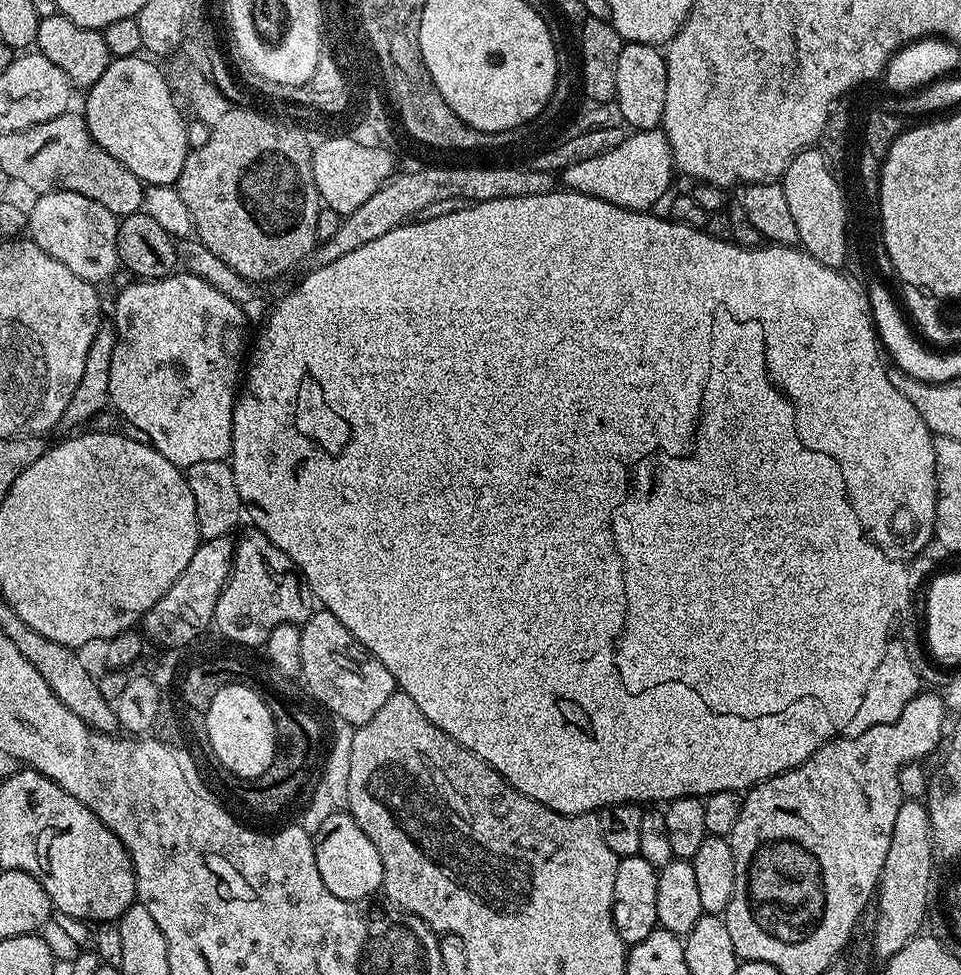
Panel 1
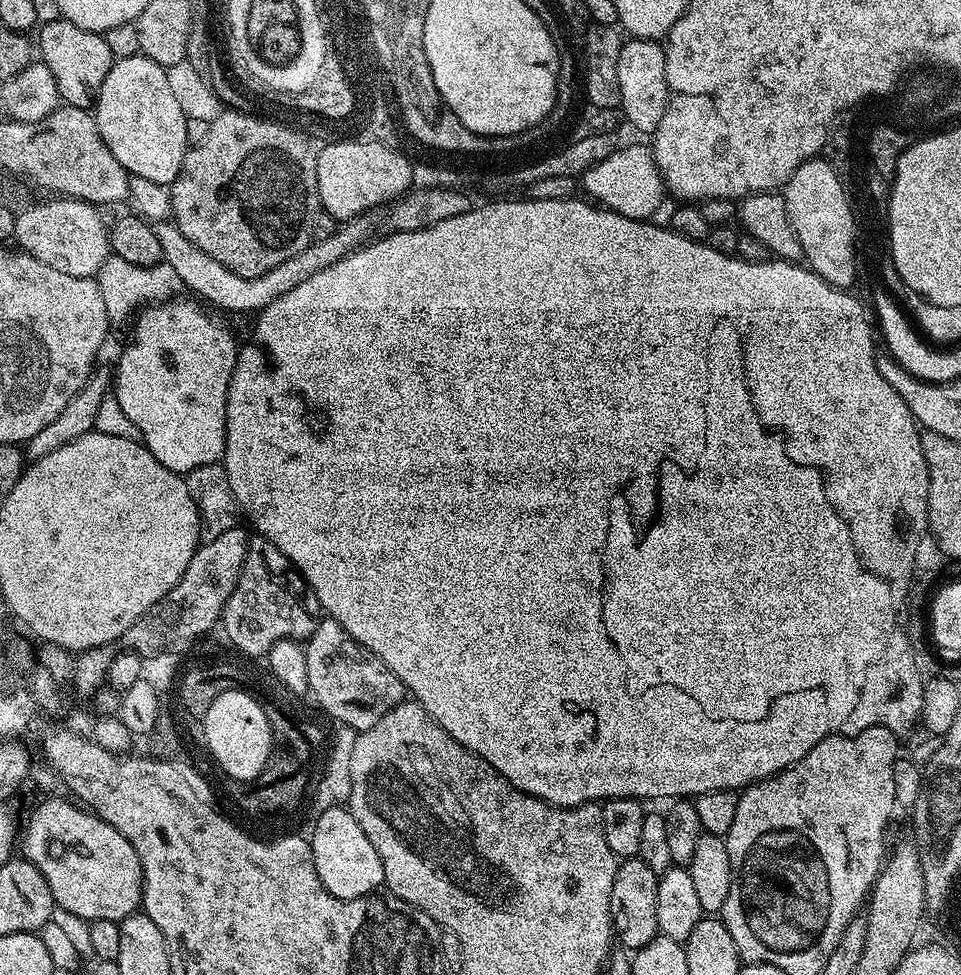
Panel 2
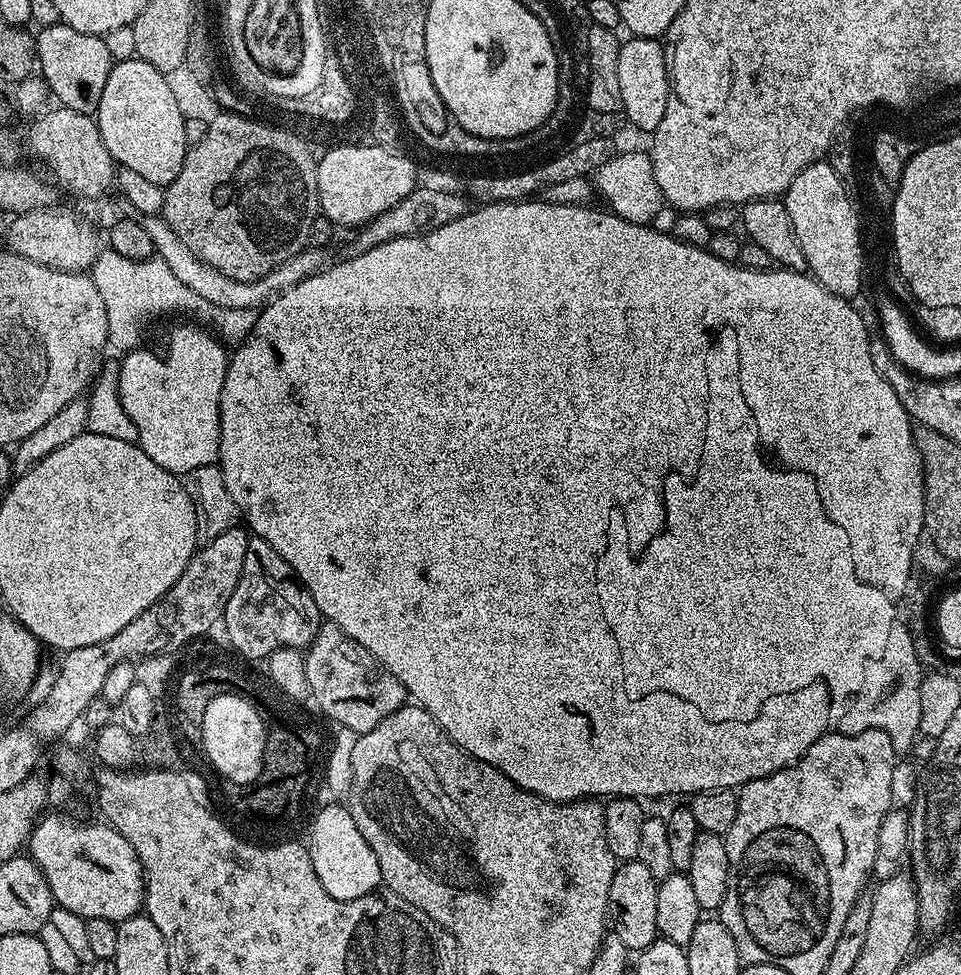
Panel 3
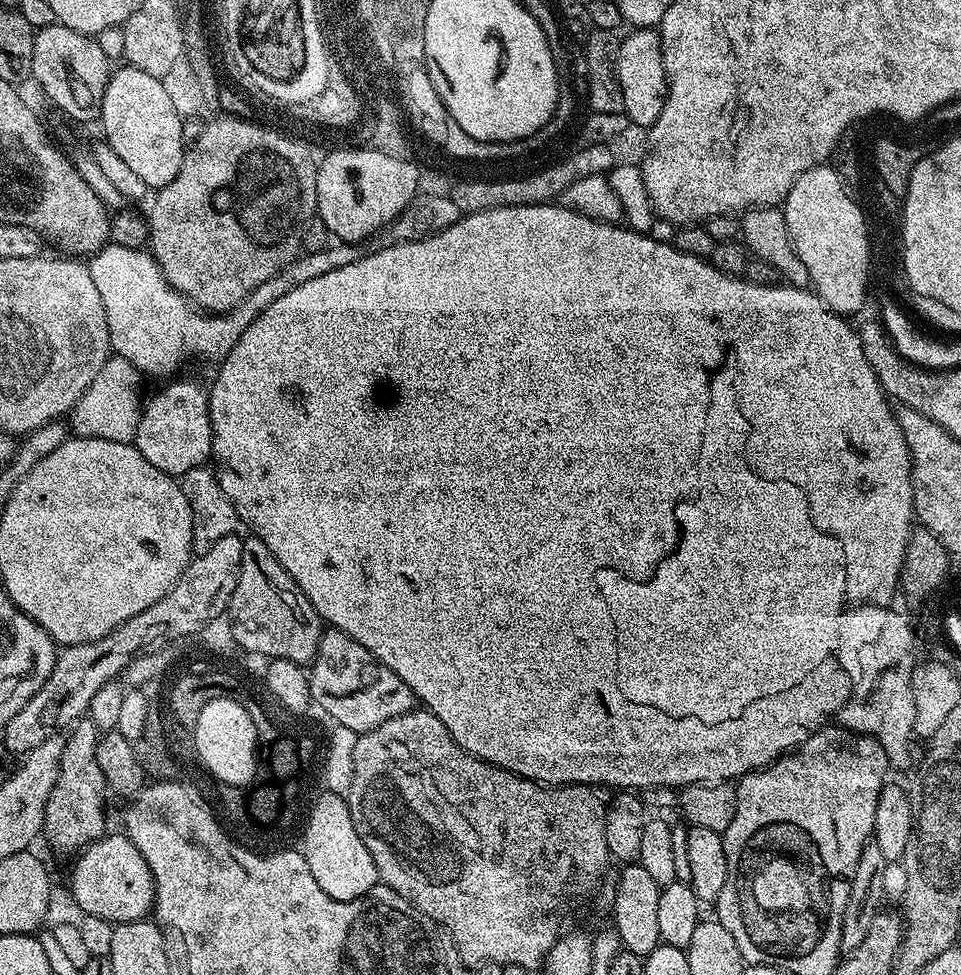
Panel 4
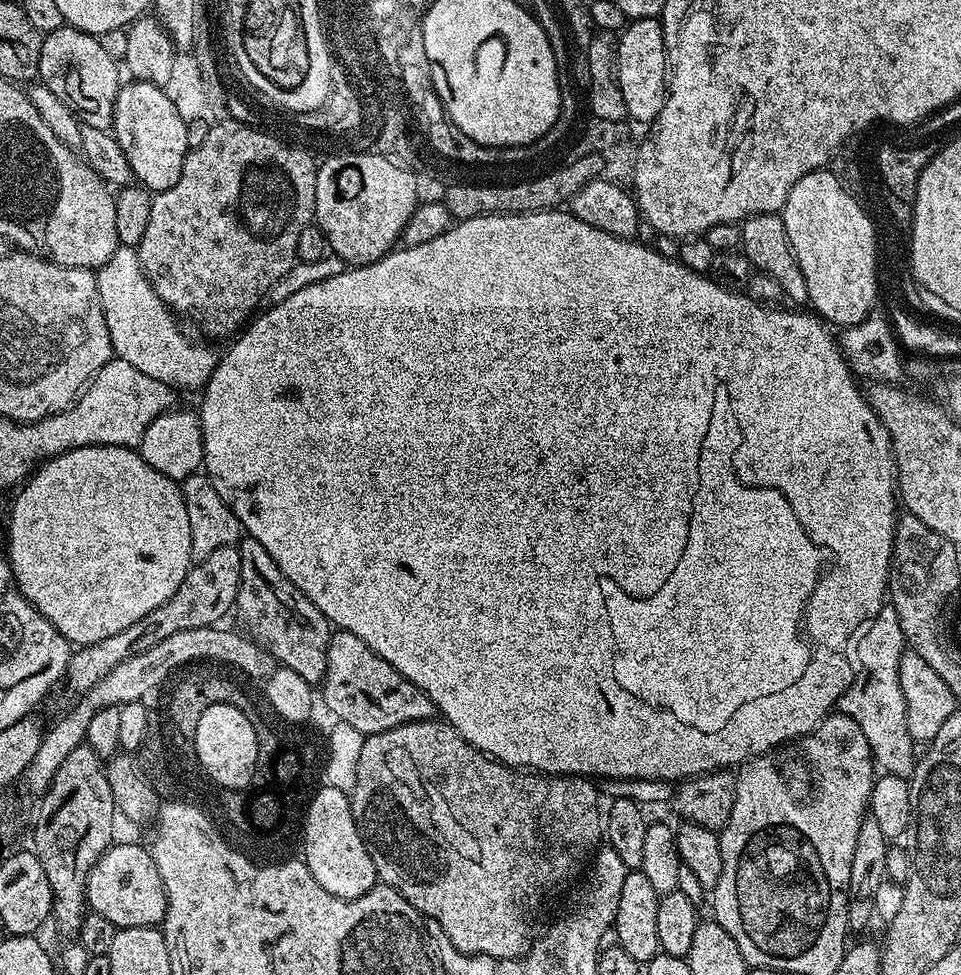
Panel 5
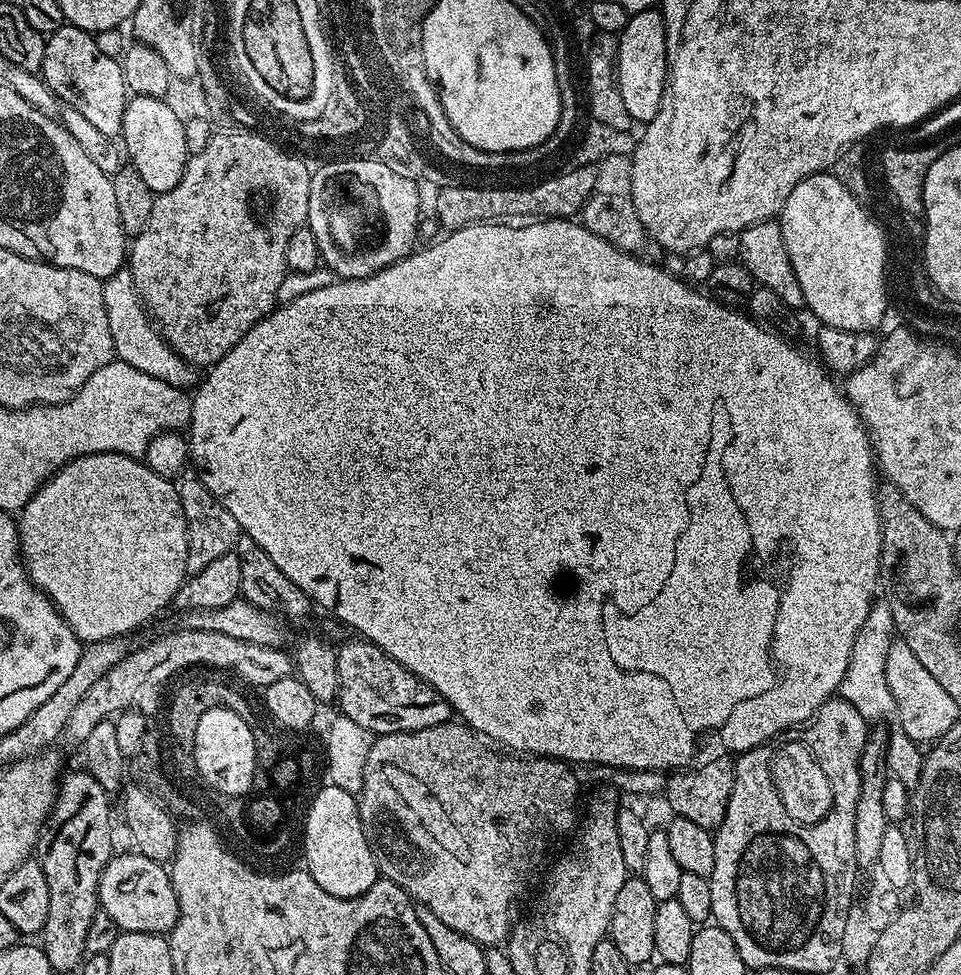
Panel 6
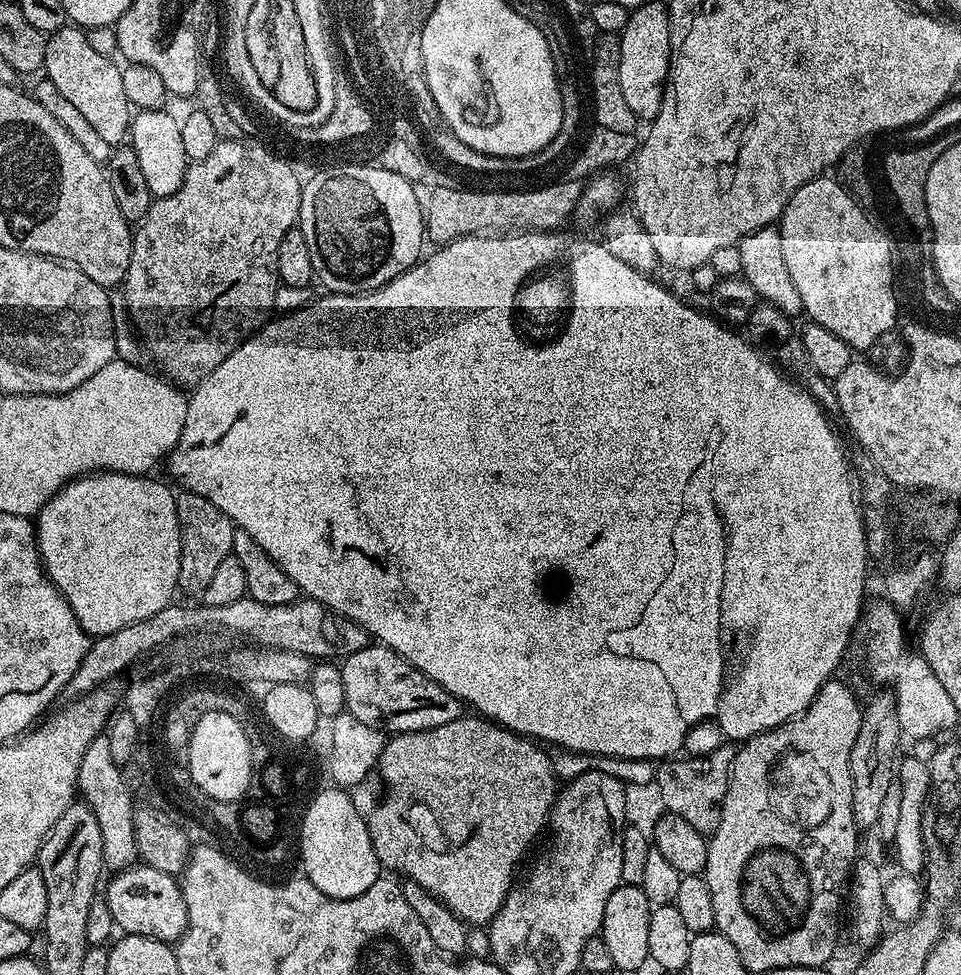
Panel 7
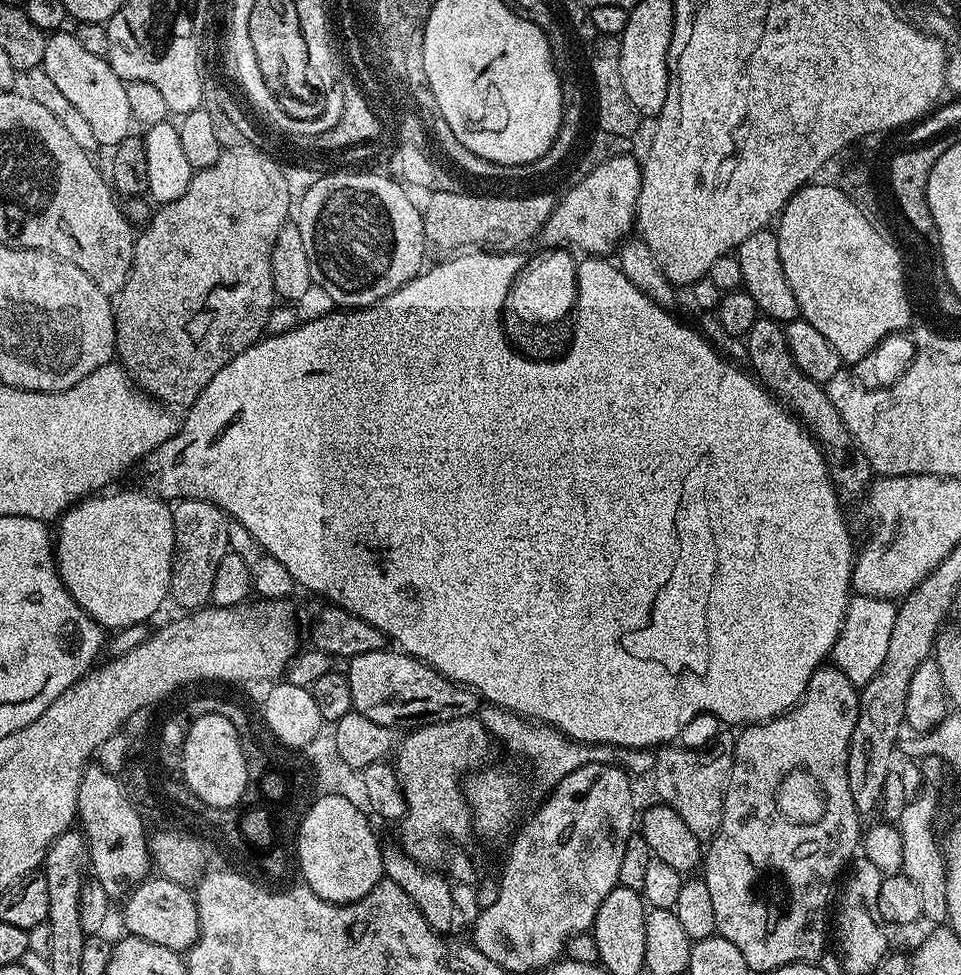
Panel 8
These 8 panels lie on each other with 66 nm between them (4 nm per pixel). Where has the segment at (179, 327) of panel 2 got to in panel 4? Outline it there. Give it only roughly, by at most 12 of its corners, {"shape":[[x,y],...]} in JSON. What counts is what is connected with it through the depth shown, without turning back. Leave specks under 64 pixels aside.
{"shape":[[173,379],[143,401],[136,448],[167,476],[212,456],[209,389]]}

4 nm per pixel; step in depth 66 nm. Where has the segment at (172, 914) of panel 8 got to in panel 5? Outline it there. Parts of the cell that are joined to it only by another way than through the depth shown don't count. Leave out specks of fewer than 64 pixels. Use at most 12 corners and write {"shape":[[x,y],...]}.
{"shape":[[113,843],[89,872],[87,907],[118,928],[163,925],[151,851]]}

